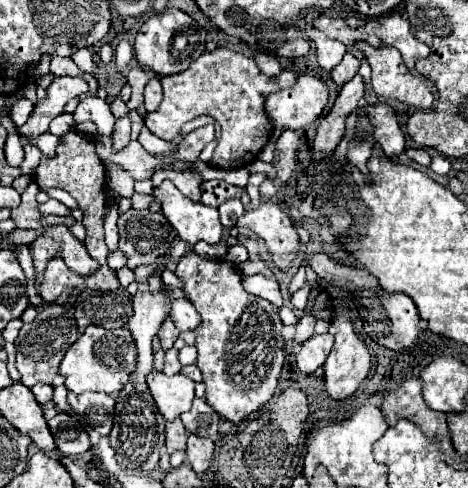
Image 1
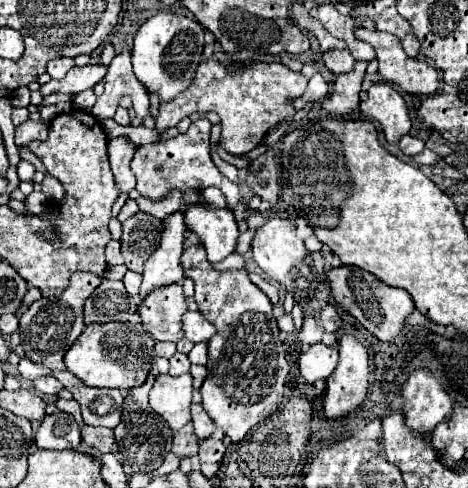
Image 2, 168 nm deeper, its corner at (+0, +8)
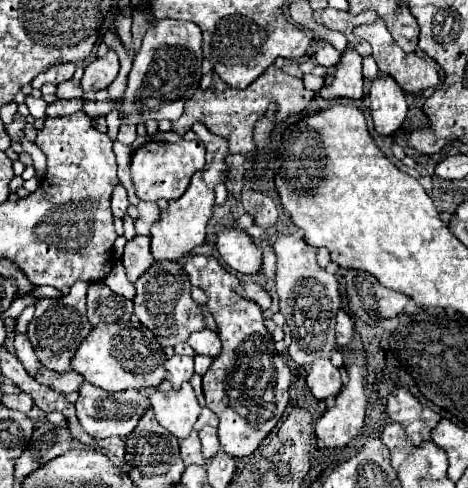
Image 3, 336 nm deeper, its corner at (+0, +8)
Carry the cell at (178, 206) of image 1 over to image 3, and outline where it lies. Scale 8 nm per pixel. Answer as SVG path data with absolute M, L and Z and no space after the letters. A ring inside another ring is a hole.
M225 228L217 232L215 246L221 258L239 274L257 274L261 270L261 250L247 232Z

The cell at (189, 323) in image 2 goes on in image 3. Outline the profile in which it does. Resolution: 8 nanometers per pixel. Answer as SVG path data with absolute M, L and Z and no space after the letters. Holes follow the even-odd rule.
M209 328L191 334L187 342L195 350L195 354L201 354L201 356L215 358L221 352L221 340L219 340L219 336L217 336L217 332L211 332Z

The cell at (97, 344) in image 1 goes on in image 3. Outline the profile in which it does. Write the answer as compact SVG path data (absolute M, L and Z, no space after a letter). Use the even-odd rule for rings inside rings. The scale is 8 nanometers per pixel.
M135 316L127 324L99 324L79 346L75 358L71 360L73 370L85 376L93 386L99 386L107 392L121 392L127 388L149 388L159 386L167 378L163 366L165 352L153 332L145 328Z

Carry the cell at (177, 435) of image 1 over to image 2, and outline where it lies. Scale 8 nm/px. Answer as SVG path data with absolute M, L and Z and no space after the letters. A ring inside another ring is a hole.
M185 424L183 430L175 432L173 436L173 446L171 446L171 452L177 454L177 456L193 456L197 454L197 436L193 432L193 424Z

